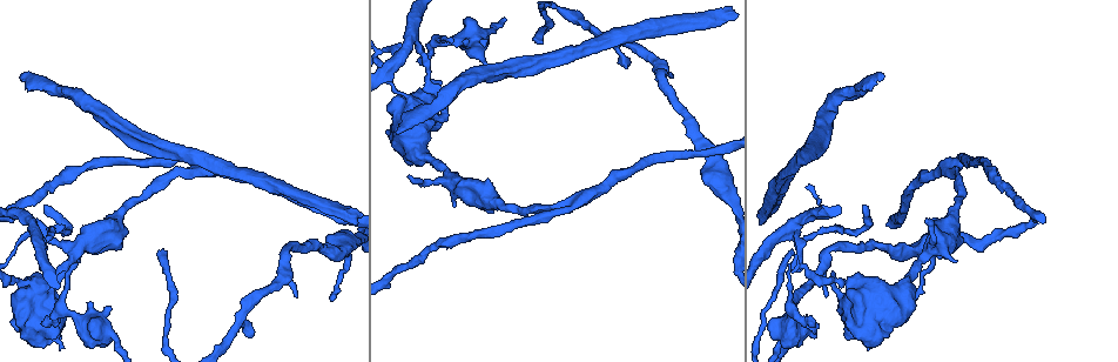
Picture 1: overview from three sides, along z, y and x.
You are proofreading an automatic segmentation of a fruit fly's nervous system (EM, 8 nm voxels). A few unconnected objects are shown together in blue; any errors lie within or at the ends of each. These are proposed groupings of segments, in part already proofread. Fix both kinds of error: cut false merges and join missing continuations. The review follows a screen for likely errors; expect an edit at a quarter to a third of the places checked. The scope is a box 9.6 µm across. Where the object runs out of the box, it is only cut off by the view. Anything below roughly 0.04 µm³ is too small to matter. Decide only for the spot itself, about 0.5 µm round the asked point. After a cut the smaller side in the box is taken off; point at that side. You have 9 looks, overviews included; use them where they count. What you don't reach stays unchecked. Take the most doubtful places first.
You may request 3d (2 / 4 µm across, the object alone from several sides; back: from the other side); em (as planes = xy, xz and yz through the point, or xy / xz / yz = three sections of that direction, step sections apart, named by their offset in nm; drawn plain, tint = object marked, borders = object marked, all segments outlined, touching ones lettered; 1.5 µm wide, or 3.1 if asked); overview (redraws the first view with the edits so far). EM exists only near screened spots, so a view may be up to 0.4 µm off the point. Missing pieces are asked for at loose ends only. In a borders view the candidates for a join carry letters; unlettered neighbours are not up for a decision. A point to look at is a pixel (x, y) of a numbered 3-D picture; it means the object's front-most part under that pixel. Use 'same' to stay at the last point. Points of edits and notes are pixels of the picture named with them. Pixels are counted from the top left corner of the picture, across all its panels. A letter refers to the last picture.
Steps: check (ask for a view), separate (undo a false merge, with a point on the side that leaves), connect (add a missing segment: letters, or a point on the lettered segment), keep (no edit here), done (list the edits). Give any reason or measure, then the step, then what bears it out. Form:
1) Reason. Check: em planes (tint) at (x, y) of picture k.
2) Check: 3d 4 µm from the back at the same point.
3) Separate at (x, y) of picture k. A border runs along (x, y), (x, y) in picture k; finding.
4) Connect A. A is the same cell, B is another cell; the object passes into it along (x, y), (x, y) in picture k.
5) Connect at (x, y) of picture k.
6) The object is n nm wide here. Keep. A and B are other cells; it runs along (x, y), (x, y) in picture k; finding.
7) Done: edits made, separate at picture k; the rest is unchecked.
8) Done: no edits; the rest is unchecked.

Branch stops here. Check: 3d 4 µm at (792, 250) of picture 1.

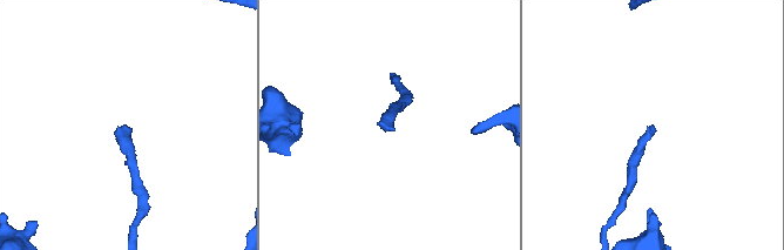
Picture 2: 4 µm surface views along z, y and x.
Check: em planes (borders) at (389, 127) of picture 2.

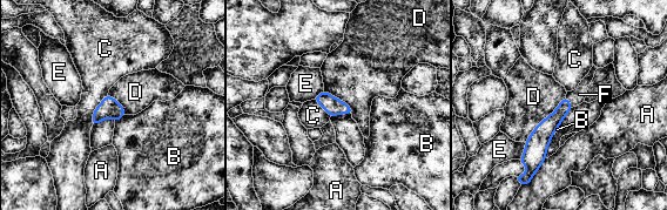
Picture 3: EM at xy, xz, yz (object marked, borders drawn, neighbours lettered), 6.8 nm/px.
Connect F. F is the same cell, A, B, C, D and E are other cells; the object passes into it along (545, 129), (568, 102), (577, 96) in picture 3; the neuron continues.

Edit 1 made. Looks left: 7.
Check: overview.

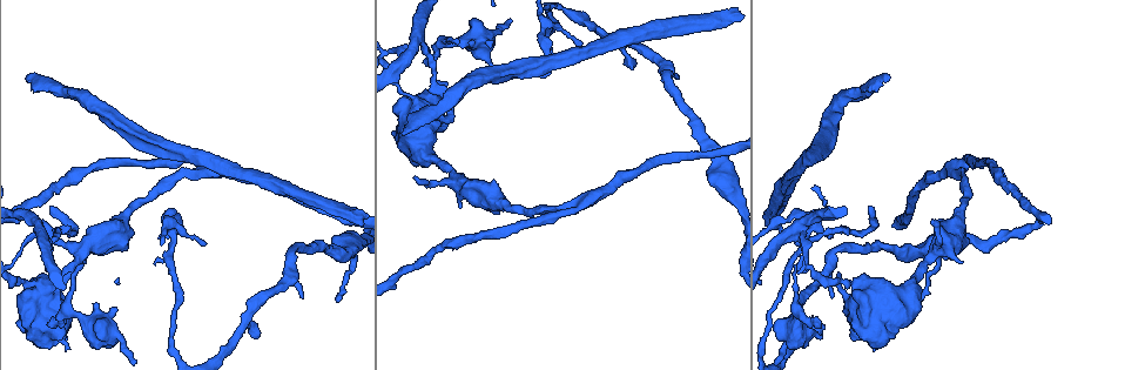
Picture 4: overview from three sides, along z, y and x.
An open end. Check: em planes (plain) at (814, 326) of picture 4.

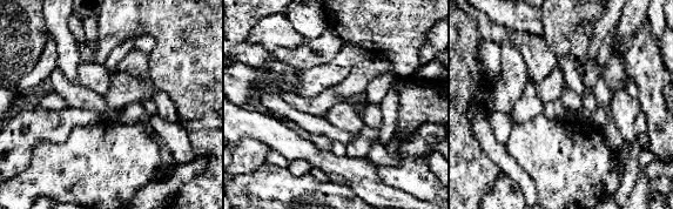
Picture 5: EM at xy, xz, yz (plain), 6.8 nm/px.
See the neighbours. Check: em planes (borders) at the same point.

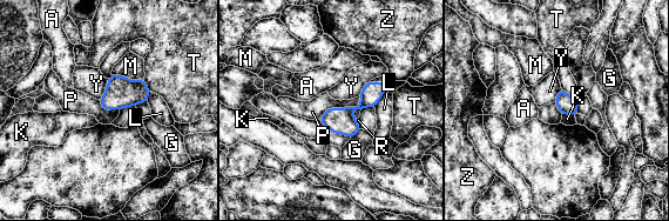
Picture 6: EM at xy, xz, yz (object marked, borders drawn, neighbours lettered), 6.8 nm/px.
Keep. A, G, K, L, M, P, R, T, Y and Z are other cells; a border runs along (362, 99), (319, 118) in picture 6; none of them fits.

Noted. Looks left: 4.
Branch stops here. Check: em planes (borders) at (86, 262) of picture 4.

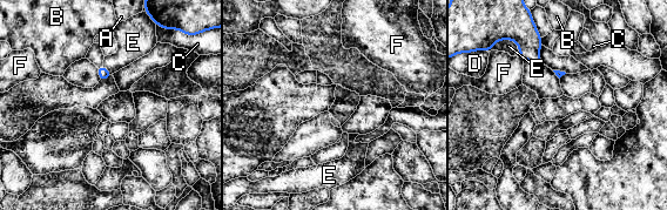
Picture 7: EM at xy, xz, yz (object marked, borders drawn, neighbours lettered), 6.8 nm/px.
The longest contact is with E, 240 nm. Keep. A, B, C, D, E and F are other cells; a border runs along (487, 51), (513, 40), (520, 56) in picture 7; no lettered segment goes on from it.

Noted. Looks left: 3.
Thin end. Check: 3d 2 µm at (84, 264) of picture 4.

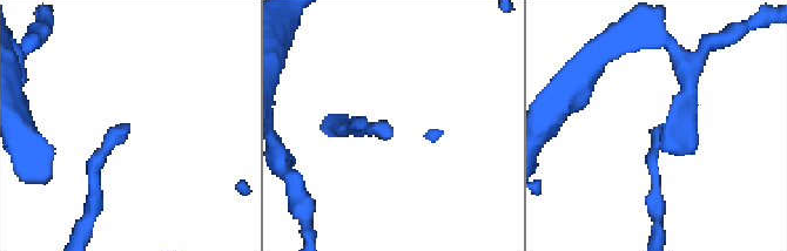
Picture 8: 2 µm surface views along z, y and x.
Check: em planes (borders) at (127, 124) of picture 8.

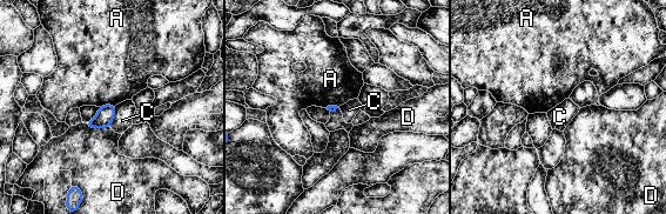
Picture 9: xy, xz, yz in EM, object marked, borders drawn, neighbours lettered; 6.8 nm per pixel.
The longest contact is with D, 170 nm. Keep. A, C and D are other cells; a border runs along (114, 105), (102, 105), (100, 107) in picture 9; none of them fits.

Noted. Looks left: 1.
Done: edits made, connect at picture 3; the rest is unchecked.

